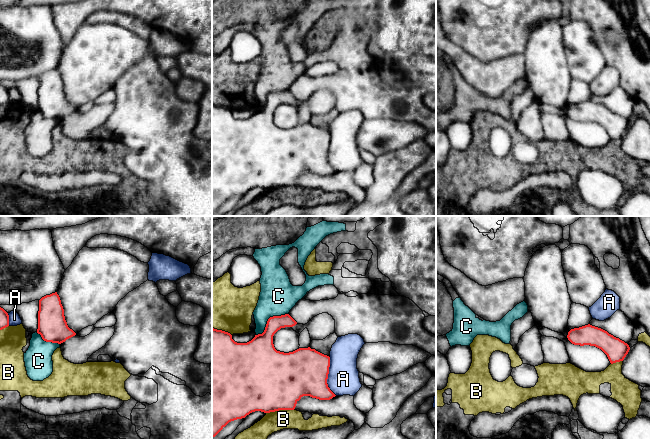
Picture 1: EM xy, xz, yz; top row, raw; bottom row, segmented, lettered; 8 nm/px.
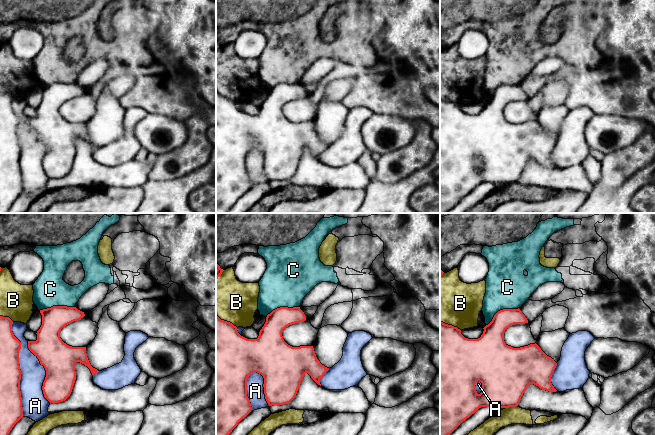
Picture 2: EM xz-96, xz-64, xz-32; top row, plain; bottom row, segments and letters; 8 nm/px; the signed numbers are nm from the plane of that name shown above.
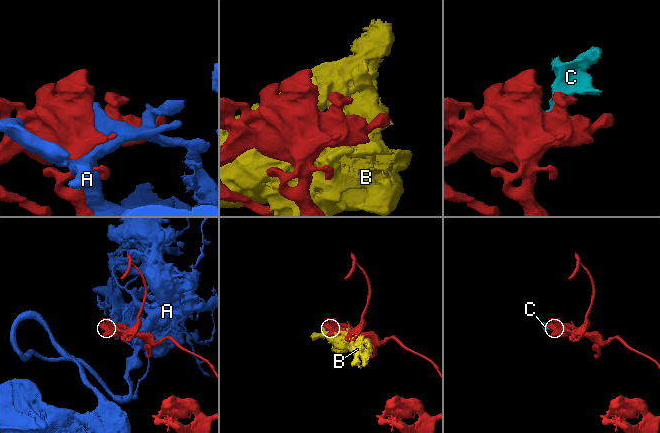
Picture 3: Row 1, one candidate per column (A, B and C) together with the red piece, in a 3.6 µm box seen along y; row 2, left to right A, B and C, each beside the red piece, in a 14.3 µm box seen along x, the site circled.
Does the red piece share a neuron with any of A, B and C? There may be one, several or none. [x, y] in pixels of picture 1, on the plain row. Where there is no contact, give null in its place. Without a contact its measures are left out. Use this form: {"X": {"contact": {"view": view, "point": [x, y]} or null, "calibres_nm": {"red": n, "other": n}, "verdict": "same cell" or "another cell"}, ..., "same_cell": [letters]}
{"A": {"contact": {"view": "xz", "point": [327, 152]}, "calibres_nm": {"red": 380, "other": 260}, "verdict": "another cell"}, "B": {"contact": {"view": "xz", "point": [280, 185]}, "calibres_nm": {"red": 500, "other": 160}, "verdict": "another cell"}, "C": {"contact": {"view": "xz", "point": [268, 95]}, "calibres_nm": {"red": 220, "other": 300}, "verdict": "another cell"}, "same_cell": []}

